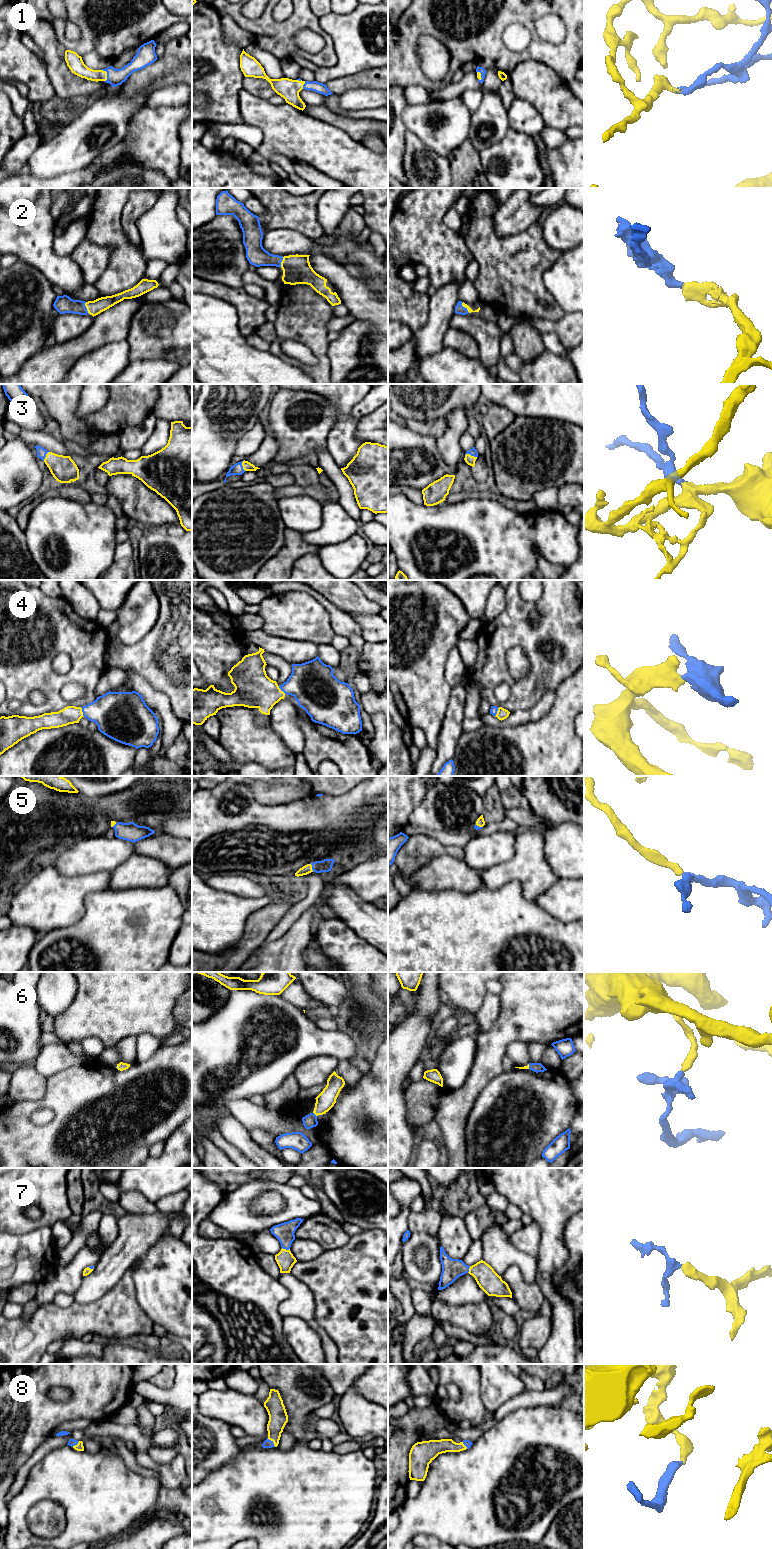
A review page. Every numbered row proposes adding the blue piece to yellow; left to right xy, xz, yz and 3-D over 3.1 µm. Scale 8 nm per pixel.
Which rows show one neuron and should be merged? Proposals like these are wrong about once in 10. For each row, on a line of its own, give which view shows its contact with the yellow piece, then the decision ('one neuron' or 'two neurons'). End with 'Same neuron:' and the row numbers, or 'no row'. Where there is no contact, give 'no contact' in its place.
1: xy | one neuron
2: yz | one neuron
3: yz | one neuron
4: xy | one neuron
5: xz | one neuron
6: xz | one neuron
7: xz | one neuron
8: xz | one neuron
Same neuron: 1, 2, 3, 4, 5, 6, 7, 8

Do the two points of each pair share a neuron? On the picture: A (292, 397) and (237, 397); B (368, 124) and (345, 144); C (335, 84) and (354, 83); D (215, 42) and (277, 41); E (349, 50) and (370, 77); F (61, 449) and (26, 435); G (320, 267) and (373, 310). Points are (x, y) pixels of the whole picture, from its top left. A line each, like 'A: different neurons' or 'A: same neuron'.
A: different neurons
B: different neurons
C: same neuron
D: different neurons
E: different neurons
F: same neuron
G: same neuron

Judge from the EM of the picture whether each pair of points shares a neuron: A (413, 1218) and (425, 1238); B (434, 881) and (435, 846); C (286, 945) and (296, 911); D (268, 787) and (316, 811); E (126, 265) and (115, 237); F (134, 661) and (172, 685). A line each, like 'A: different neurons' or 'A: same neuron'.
A: different neurons
B: different neurons
C: different neurons
D: different neurons
E: same neuron
F: same neuron

